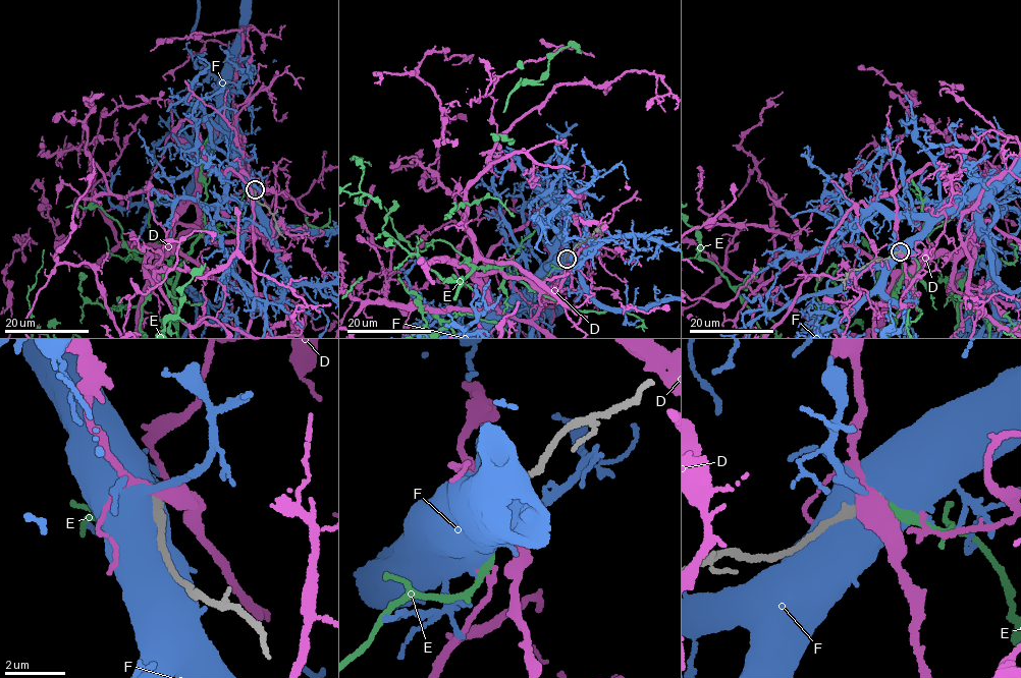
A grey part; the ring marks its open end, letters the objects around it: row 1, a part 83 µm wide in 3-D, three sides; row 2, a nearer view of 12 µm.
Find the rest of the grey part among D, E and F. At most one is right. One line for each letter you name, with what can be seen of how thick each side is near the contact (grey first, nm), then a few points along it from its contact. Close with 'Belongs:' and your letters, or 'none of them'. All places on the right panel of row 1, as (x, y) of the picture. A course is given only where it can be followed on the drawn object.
E: Thickness 380 nm (grey) against 280 nm
Belongs: E

